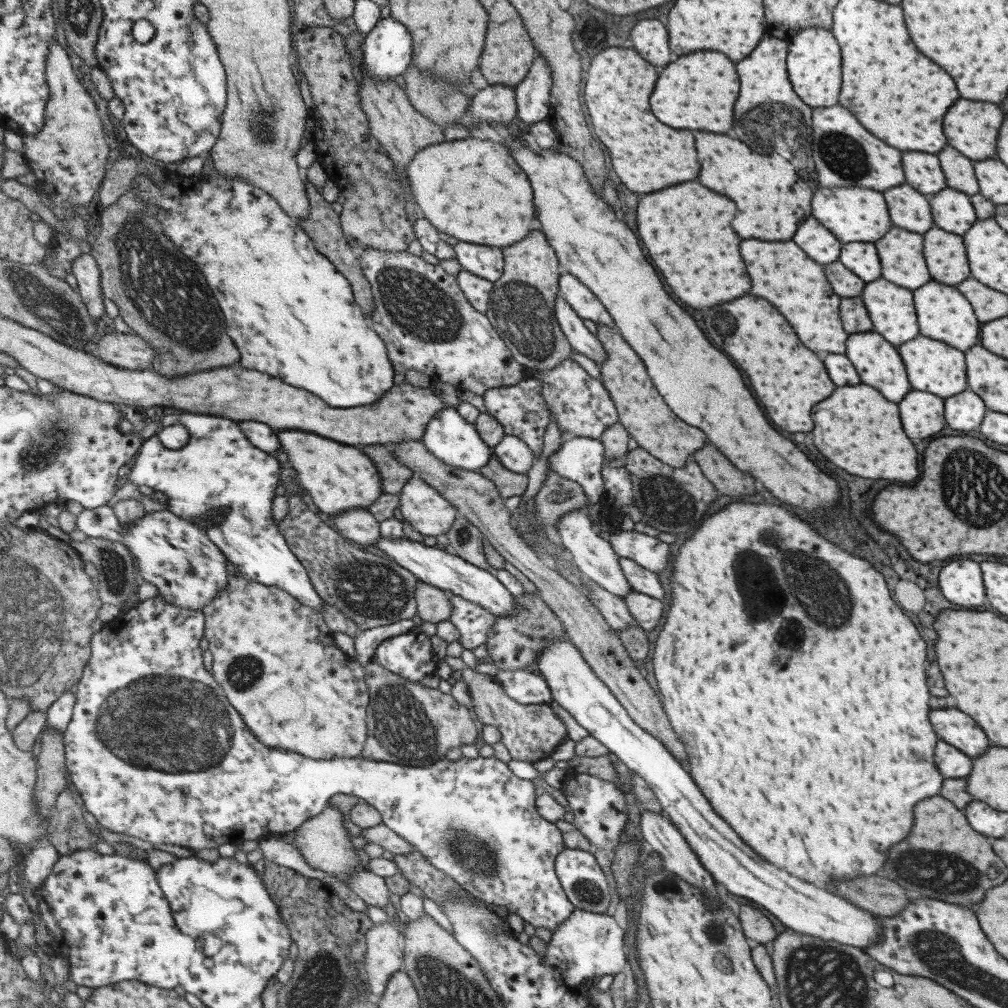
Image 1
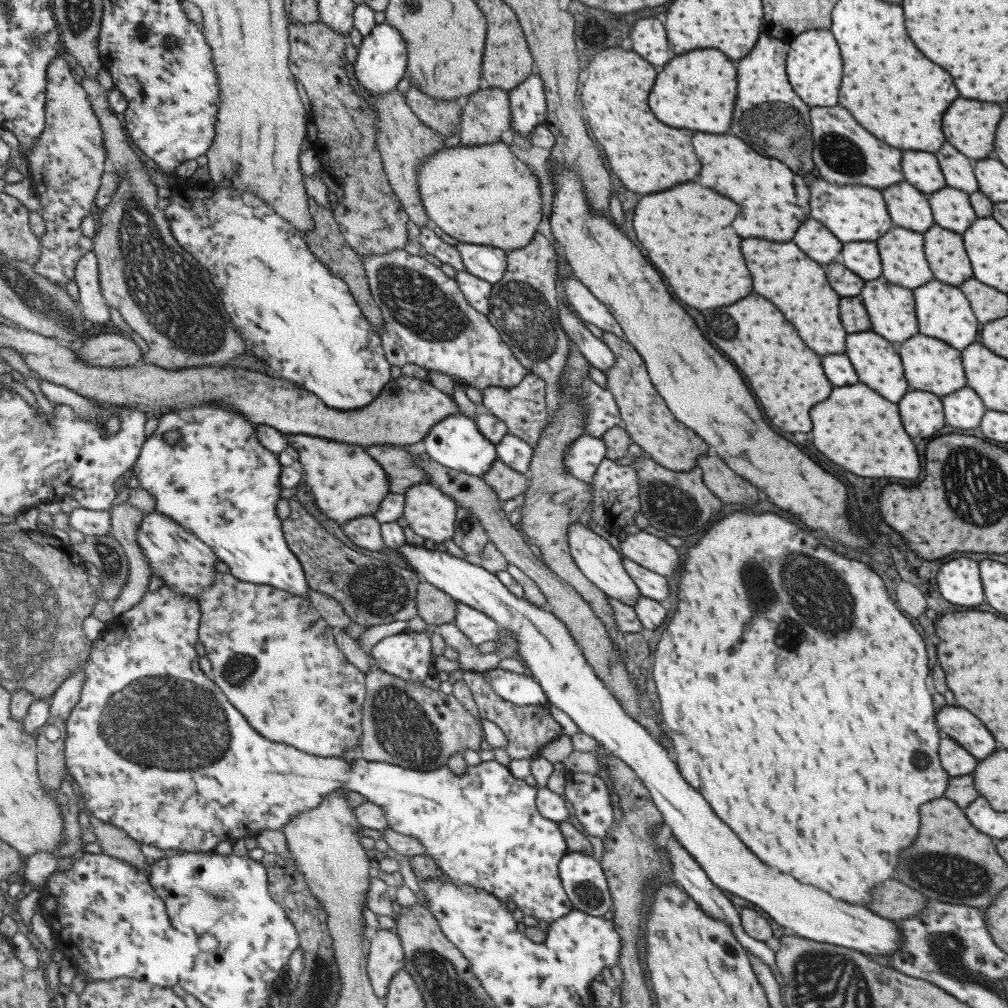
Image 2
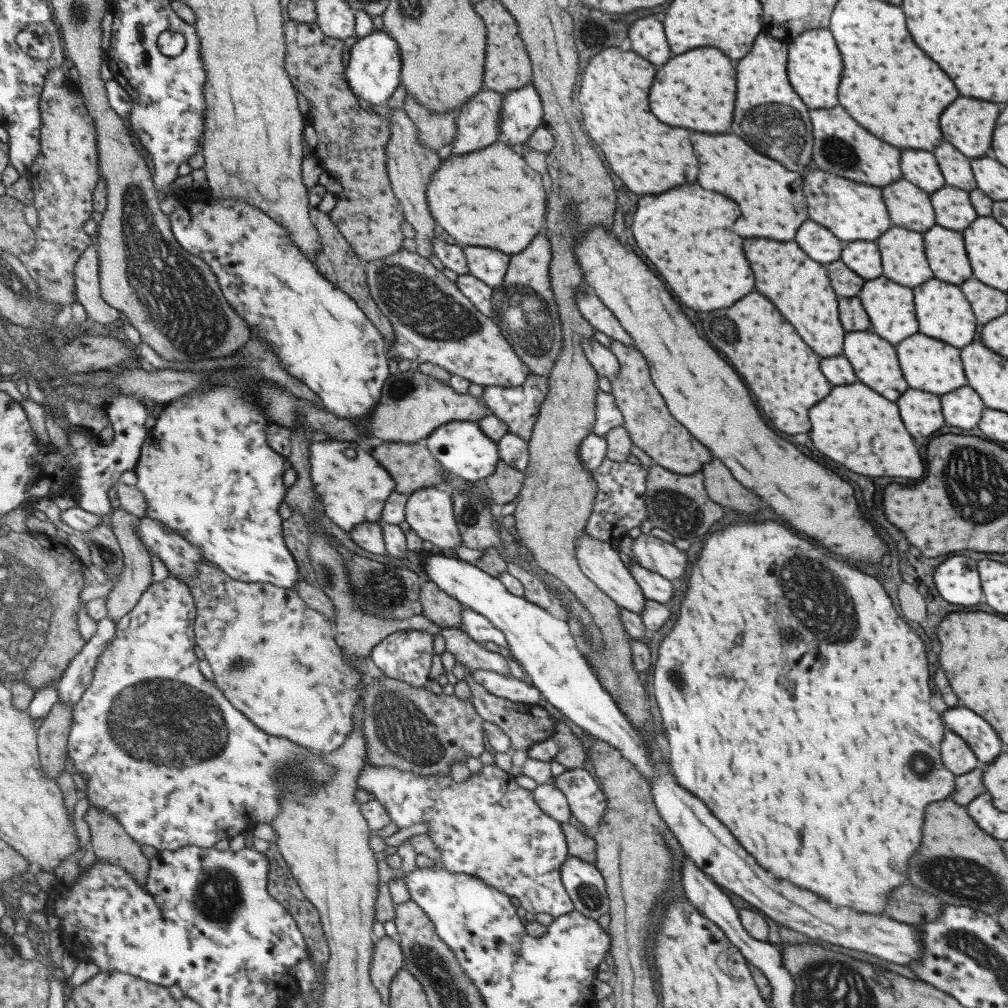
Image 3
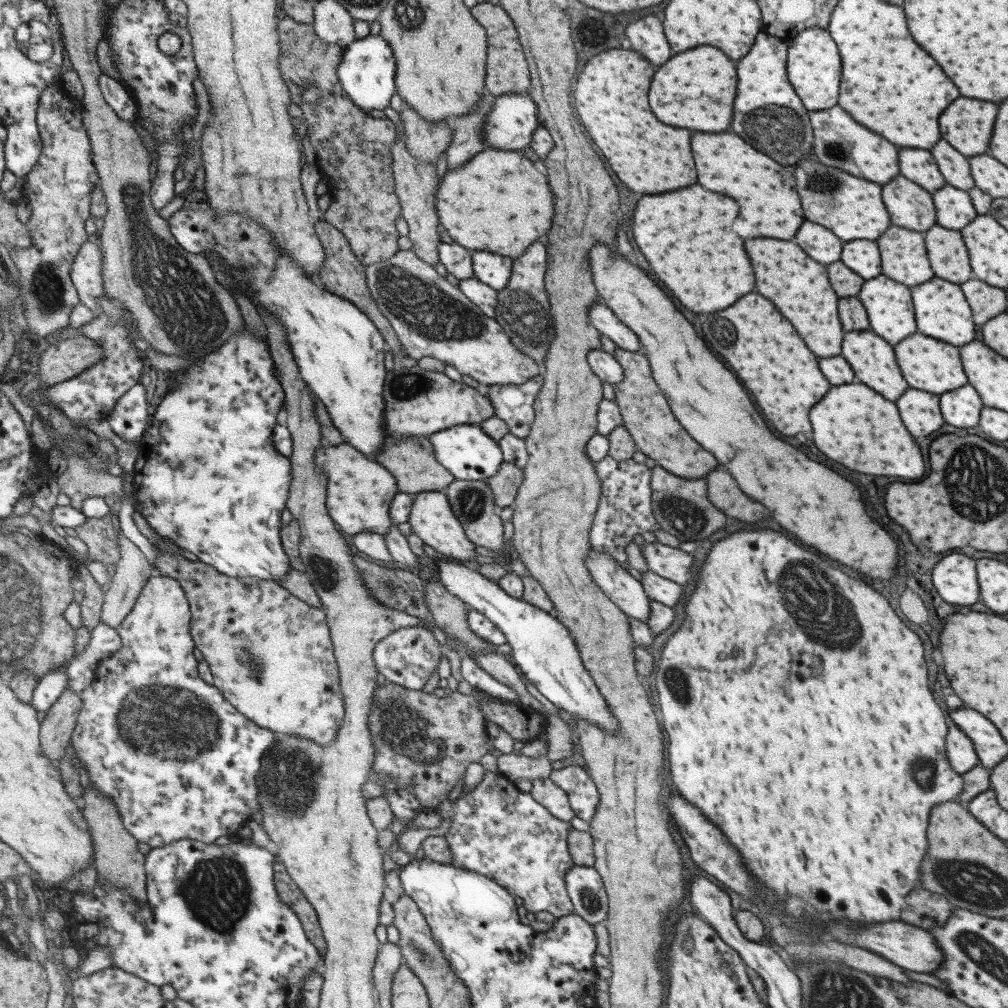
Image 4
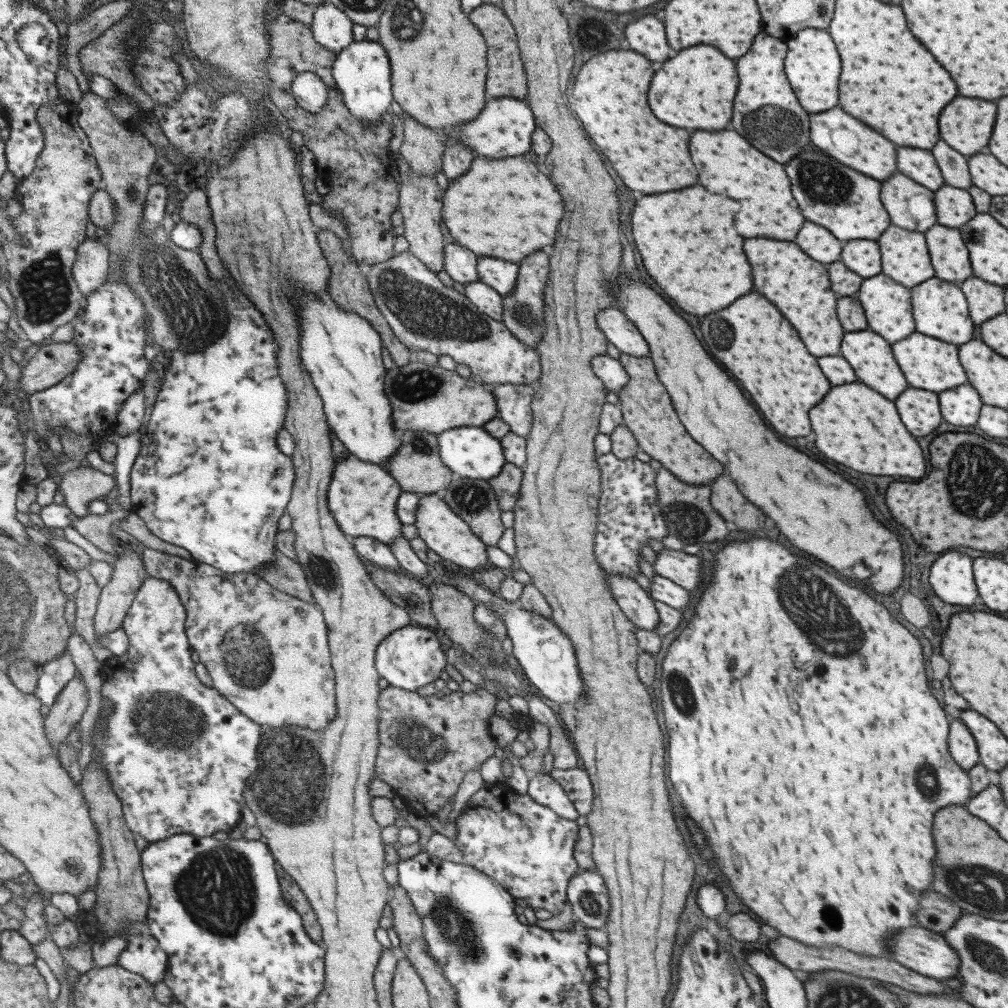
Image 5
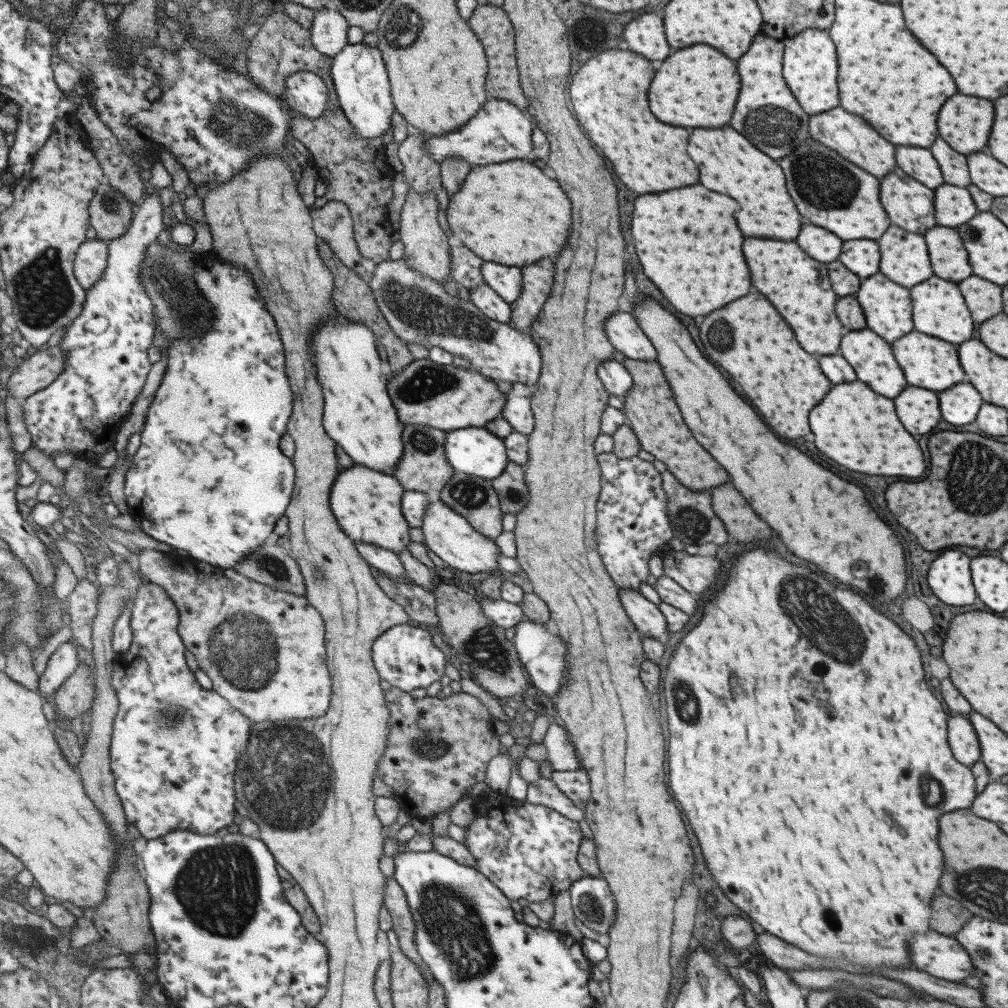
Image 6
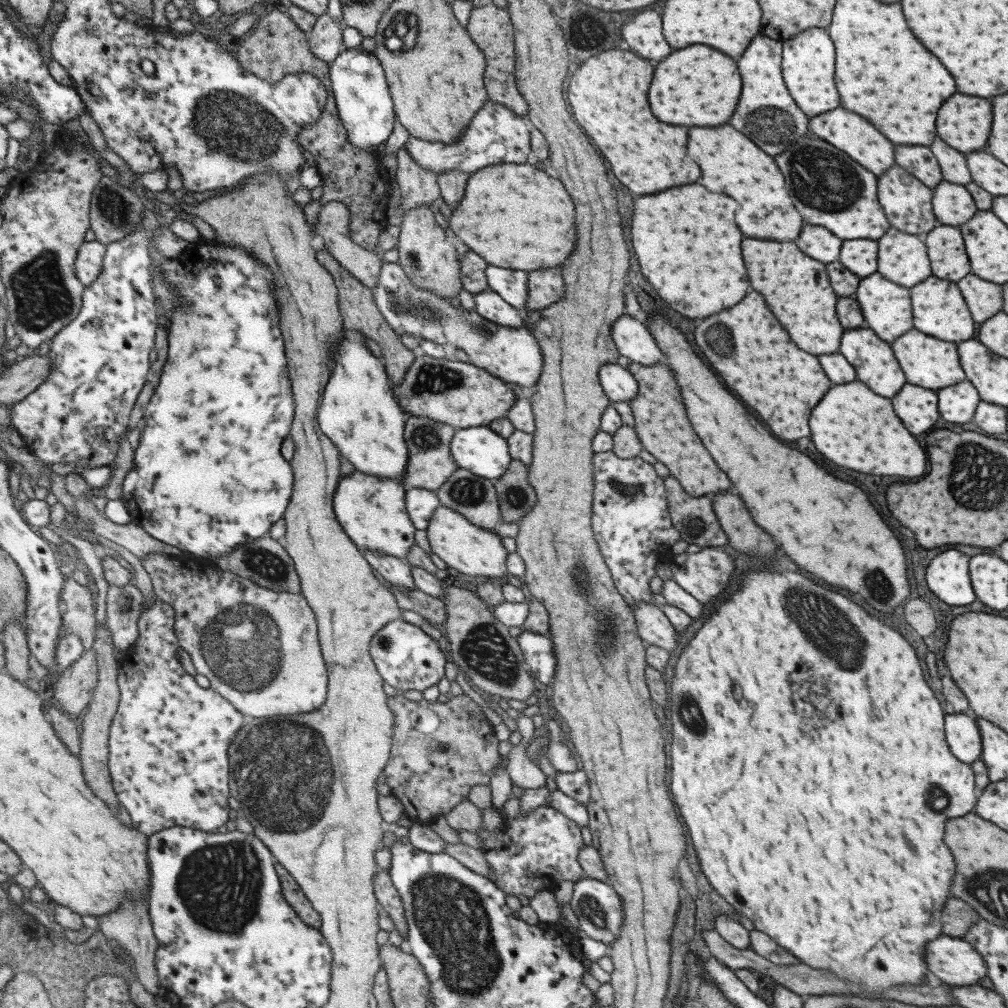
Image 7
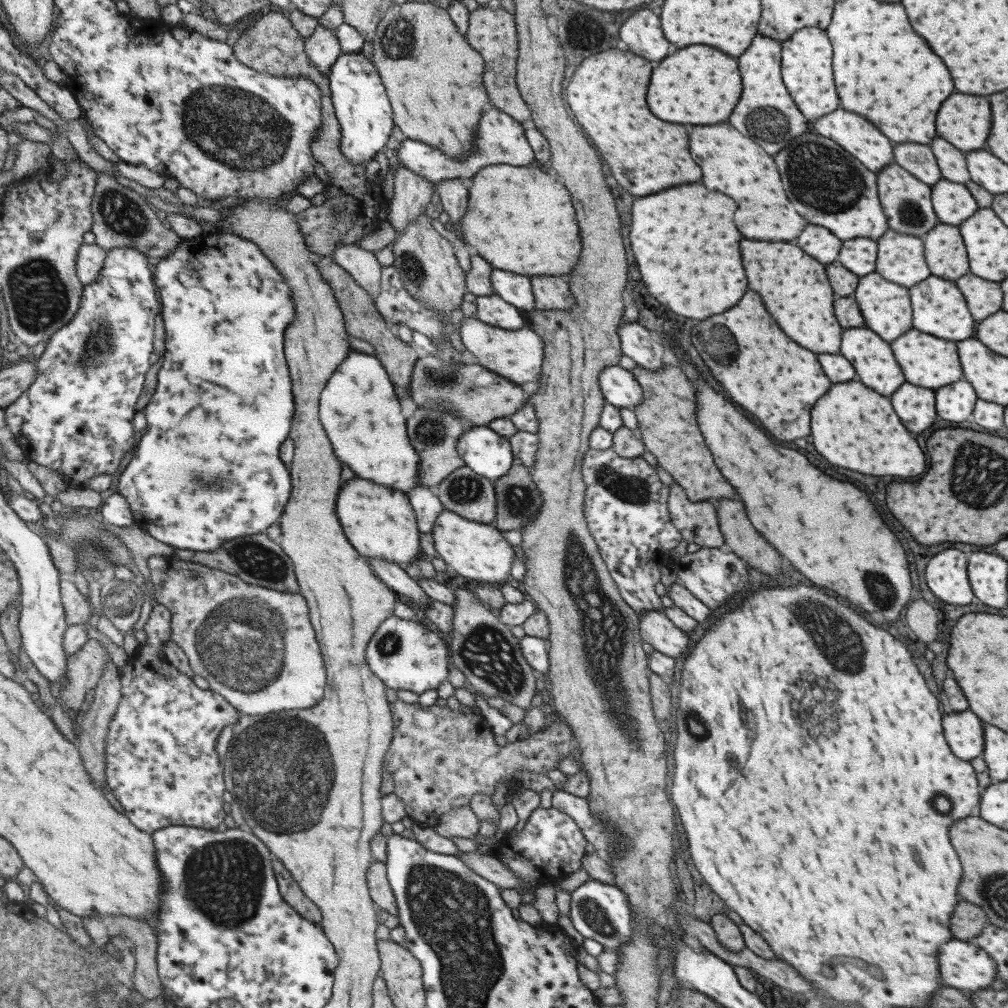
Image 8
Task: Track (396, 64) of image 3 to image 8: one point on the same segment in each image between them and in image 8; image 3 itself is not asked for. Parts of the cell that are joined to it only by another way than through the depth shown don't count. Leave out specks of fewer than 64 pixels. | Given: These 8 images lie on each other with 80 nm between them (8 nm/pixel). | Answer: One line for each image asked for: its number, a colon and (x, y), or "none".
4: (368, 69)
5: (363, 71)
6: (360, 73)
7: (365, 102)
8: (363, 106)

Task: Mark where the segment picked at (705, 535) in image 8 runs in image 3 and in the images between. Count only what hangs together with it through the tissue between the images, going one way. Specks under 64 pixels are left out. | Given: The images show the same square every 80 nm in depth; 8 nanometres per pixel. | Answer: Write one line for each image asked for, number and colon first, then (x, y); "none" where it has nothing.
3: (678, 504)
4: (680, 507)
5: (685, 508)
6: (691, 518)
7: (693, 518)

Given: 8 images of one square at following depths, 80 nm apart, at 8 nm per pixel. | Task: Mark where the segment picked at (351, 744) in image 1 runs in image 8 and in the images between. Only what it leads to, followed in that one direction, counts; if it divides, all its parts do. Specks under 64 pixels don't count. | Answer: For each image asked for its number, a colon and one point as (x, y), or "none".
2: (274, 655)
3: (275, 658)
4: (271, 654)
5: (267, 652)
6: (265, 650)
7: (261, 649)
8: (257, 647)

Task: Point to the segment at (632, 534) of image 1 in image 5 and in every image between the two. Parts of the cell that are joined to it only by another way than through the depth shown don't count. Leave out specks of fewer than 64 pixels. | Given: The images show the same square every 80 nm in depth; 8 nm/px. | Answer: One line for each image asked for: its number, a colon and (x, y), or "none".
2: (655, 554)
3: (656, 555)
4: (672, 564)
5: (683, 569)

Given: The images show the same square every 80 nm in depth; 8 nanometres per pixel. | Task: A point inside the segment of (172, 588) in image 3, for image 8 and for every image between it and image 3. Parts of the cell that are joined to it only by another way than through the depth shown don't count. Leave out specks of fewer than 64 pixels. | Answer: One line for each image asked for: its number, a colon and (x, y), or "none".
4: (178, 759)
5: (179, 755)
6: (175, 747)
7: (169, 760)
8: (163, 768)

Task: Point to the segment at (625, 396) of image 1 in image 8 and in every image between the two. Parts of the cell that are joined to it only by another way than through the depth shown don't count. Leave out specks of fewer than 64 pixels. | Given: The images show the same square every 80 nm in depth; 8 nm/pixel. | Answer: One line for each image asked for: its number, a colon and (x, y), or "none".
2: (649, 424)
3: (645, 418)
4: (644, 414)
5: (646, 411)
6: (653, 417)
7: (660, 423)
8: (666, 427)

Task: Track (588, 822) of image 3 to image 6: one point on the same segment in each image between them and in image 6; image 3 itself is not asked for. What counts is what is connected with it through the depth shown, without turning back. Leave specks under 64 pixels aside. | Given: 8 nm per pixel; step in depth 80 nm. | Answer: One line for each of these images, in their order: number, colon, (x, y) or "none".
4: (582, 795)
5: (575, 782)
6: (574, 784)

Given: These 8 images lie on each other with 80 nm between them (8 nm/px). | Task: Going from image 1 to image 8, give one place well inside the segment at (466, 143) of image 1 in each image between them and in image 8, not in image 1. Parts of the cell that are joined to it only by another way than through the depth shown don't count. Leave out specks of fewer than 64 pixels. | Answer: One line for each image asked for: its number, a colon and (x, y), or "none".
2: (483, 195)
3: (491, 198)
4: (499, 202)
5: (504, 208)
6: (509, 213)
7: (515, 216)
8: (520, 219)

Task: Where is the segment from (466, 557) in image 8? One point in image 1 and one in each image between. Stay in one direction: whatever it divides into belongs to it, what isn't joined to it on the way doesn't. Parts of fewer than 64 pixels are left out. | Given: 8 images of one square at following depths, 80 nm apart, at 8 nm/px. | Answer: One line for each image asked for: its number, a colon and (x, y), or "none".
1: (423, 506)
2: (430, 512)
3: (430, 511)
4: (432, 518)
5: (446, 533)
6: (448, 534)
7: (462, 545)

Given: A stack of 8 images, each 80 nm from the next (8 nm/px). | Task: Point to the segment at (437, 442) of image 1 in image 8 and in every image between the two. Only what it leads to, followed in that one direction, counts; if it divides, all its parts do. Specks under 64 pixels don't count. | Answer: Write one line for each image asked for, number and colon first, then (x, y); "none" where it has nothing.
2: (457, 443)
3: (462, 447)
4: (470, 453)
5: (470, 451)
6: (476, 451)
7: (481, 450)
8: (489, 454)

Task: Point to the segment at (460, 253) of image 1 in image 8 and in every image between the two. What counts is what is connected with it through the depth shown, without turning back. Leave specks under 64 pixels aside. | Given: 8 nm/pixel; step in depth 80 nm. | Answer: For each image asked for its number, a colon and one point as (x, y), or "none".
2: (487, 263)
3: (488, 265)
4: (493, 269)
5: (498, 274)
6: (506, 281)
7: (510, 285)
8: (516, 290)

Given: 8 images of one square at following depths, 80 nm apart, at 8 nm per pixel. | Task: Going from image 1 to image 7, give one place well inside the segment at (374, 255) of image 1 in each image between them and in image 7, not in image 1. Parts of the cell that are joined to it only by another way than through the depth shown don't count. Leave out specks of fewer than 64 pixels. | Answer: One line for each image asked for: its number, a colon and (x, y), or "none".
2: (428, 321)
3: (434, 321)
4: (432, 317)
5: (425, 314)
6: (420, 310)
7: (512, 354)

